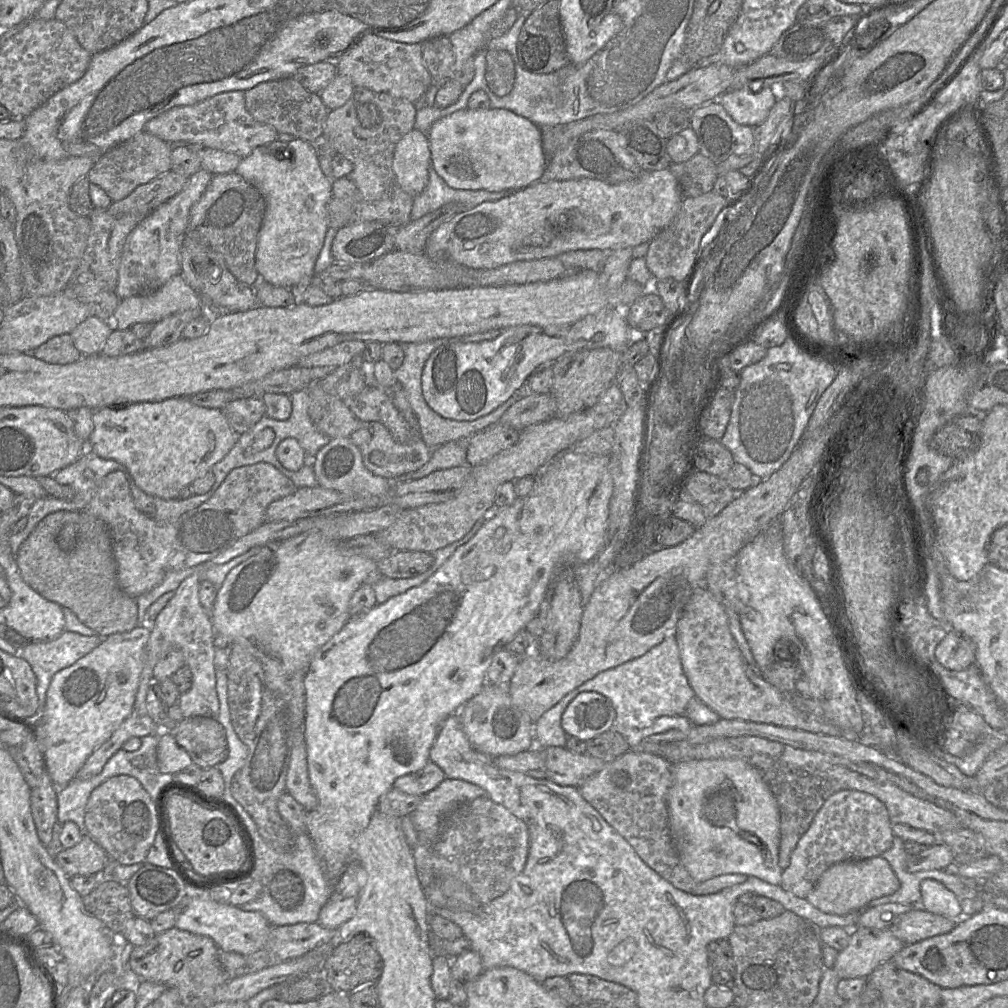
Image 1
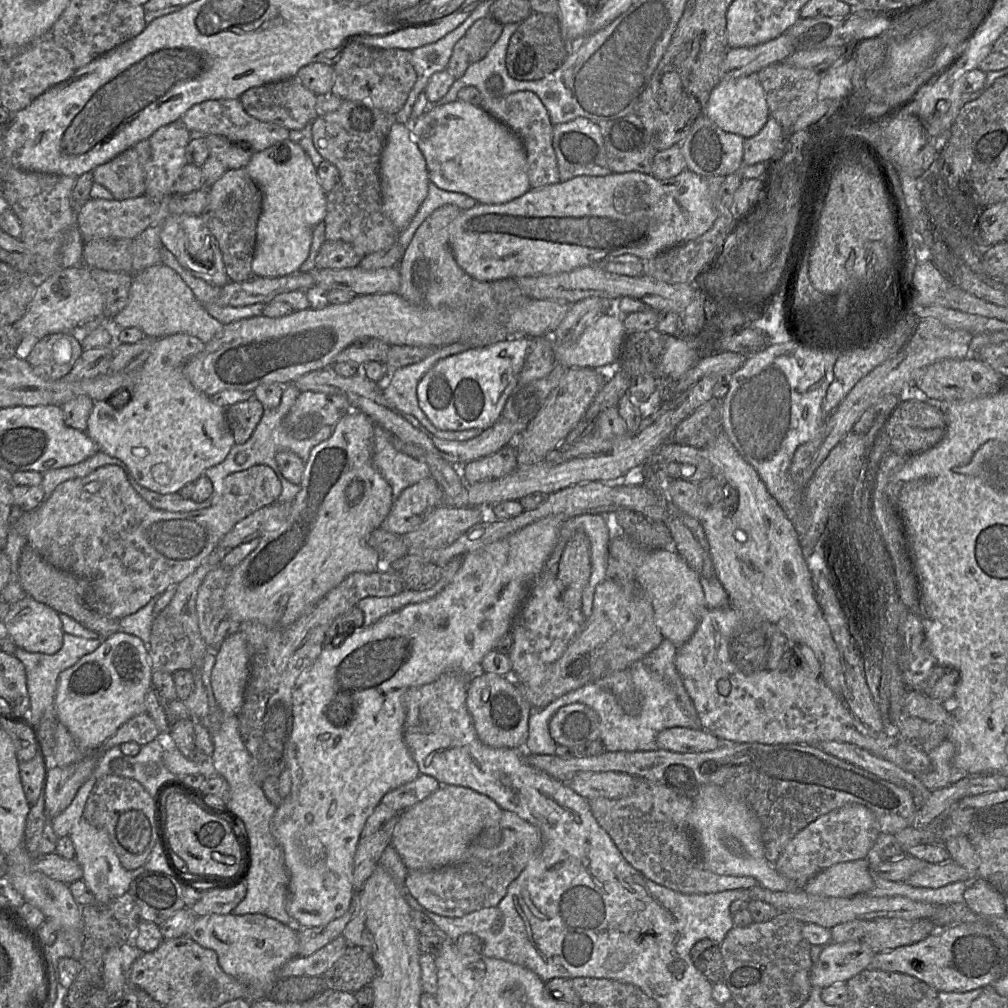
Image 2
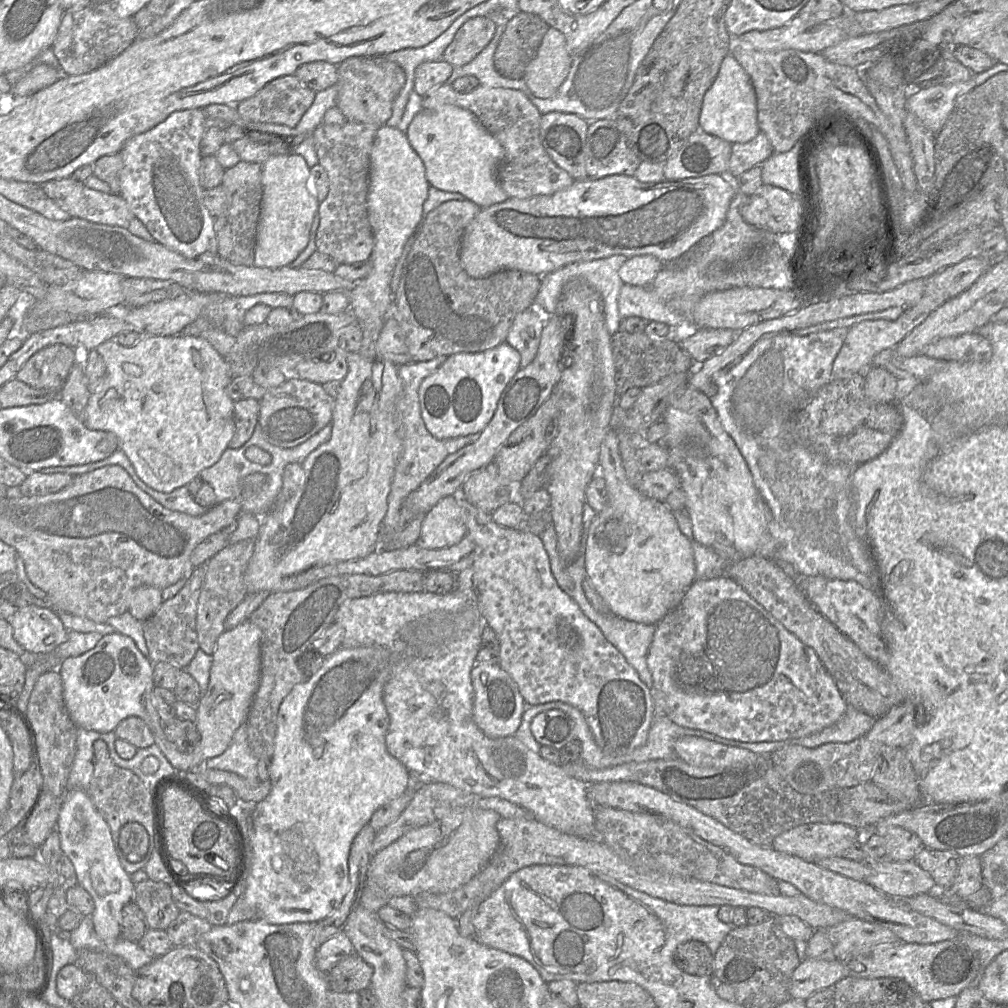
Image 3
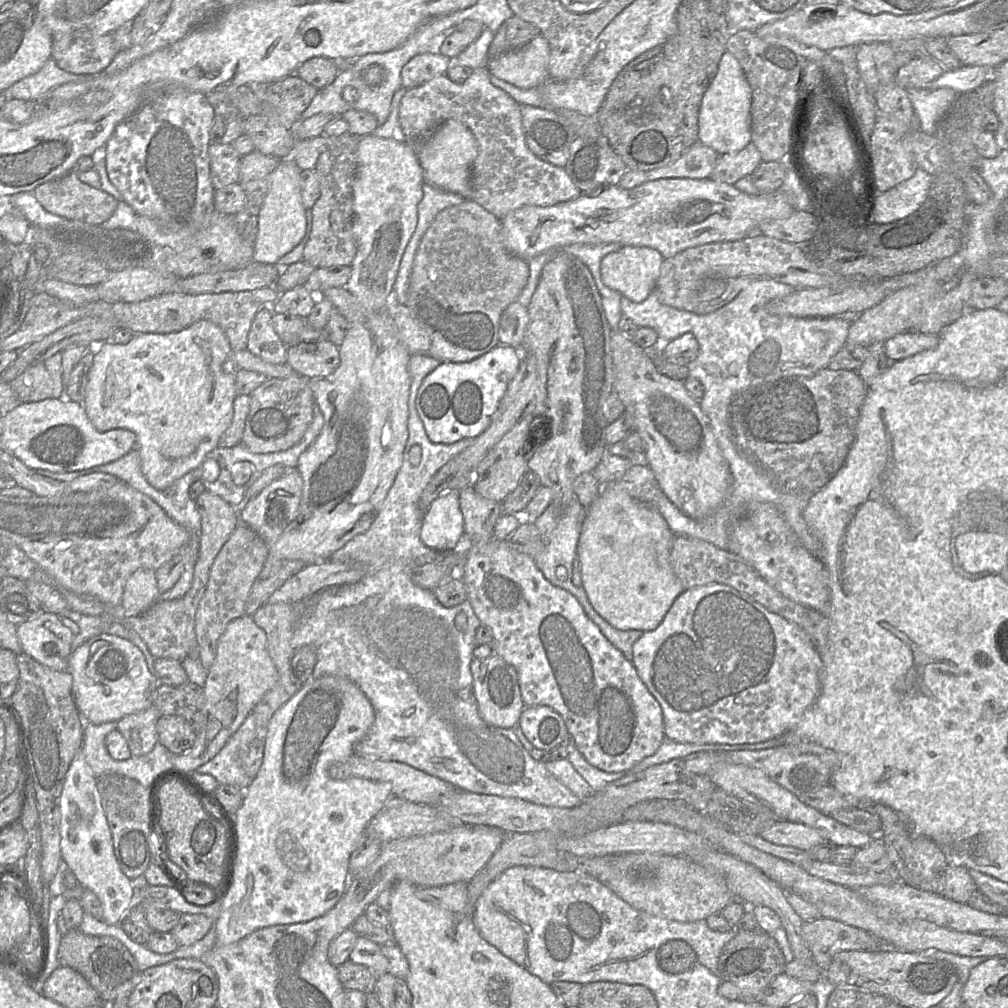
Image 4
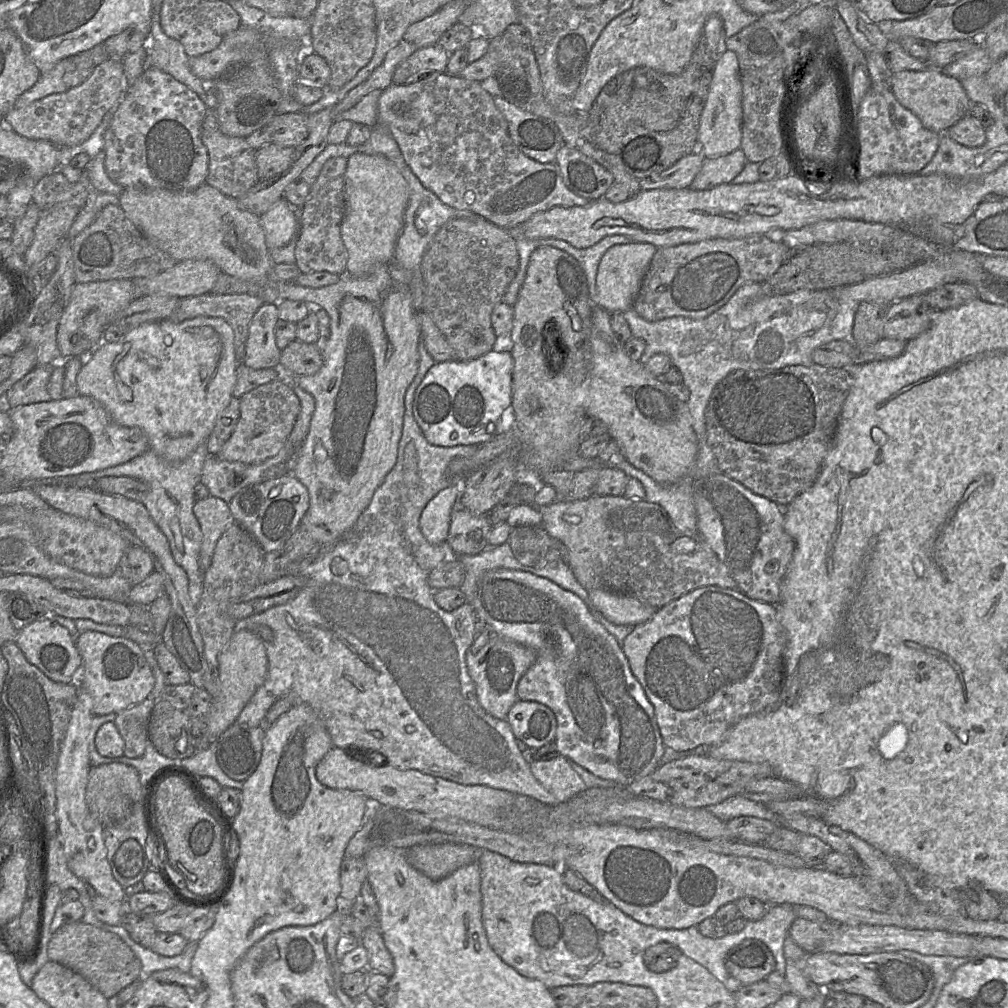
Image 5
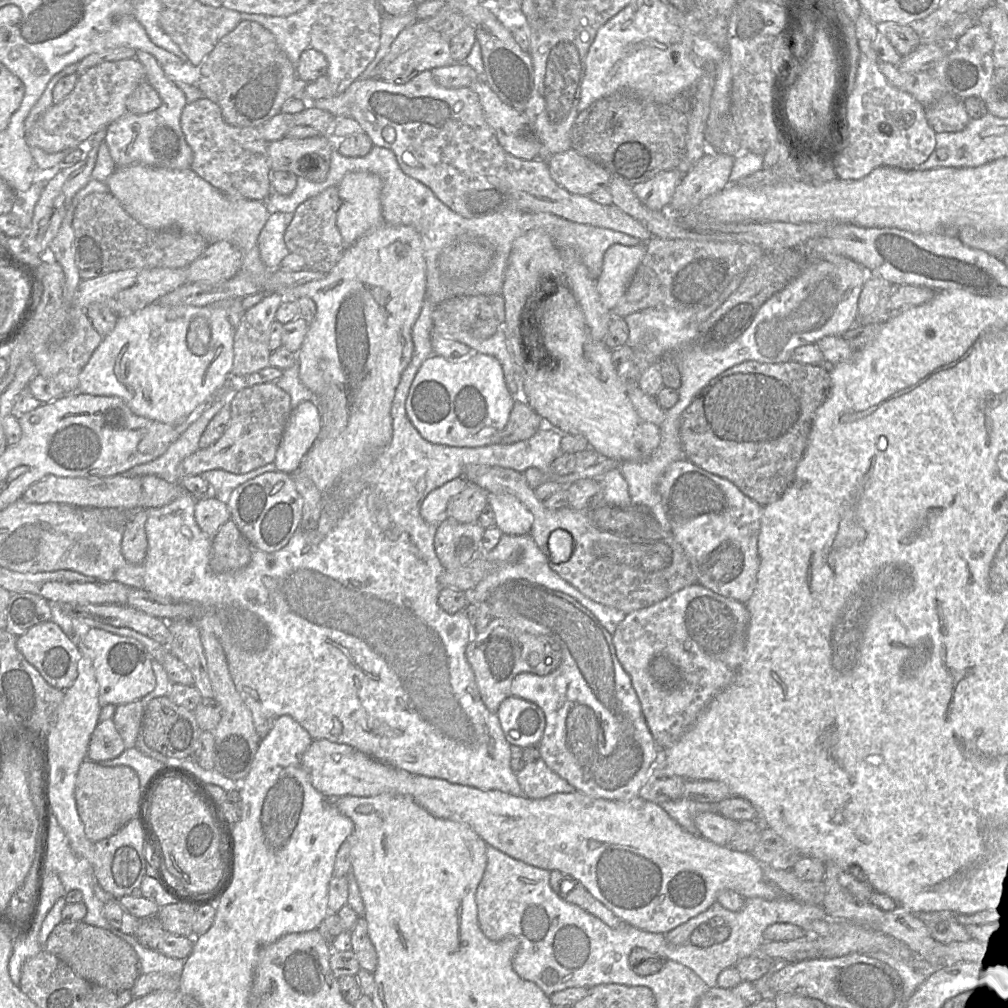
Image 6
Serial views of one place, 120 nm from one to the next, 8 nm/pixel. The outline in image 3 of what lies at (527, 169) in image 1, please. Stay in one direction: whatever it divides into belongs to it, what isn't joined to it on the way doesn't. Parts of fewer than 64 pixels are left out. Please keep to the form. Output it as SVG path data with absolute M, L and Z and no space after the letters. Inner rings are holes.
M450 104L422 109L414 116L406 134L424 164L430 186L444 192L460 193L481 209L509 198L497 178L503 148L470 111Z

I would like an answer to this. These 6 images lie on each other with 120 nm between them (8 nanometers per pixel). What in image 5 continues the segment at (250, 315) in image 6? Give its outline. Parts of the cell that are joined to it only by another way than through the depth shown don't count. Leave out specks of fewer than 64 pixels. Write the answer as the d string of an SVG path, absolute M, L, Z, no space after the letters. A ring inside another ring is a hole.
M264 303L255 312L245 345L242 365L252 369L280 367L281 350L276 345L277 303Z

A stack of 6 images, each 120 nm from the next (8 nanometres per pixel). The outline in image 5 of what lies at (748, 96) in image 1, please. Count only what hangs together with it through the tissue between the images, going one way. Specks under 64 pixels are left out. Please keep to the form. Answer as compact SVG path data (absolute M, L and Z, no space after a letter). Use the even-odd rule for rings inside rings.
M726 50L716 62L698 128L698 149L705 158L727 155L740 148L742 138L742 84L738 58Z

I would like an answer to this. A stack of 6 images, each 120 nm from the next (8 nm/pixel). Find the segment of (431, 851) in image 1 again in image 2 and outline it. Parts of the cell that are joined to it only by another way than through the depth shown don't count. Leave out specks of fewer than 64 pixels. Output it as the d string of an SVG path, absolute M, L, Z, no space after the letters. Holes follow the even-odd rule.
M503 810L499 823L484 829L459 861L435 870L409 871L405 880L405 890L426 911L444 917L462 917L483 908L496 906L505 896L510 883L519 876L541 845L541 832L536 826L514 812Z

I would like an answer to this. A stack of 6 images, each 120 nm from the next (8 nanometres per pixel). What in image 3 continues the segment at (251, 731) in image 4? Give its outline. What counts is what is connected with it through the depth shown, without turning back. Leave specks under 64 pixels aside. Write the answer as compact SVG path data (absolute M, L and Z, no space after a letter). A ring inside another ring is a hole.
M243 723L233 734L226 750L216 757L207 759L205 767L229 771L248 782L257 782L257 760L249 748L247 727L246 723Z

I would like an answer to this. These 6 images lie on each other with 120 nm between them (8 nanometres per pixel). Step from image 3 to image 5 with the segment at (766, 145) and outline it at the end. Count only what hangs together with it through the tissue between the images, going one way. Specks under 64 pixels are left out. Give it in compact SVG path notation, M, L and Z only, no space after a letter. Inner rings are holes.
M740 148L727 155L706 157L689 188L701 191L729 184L743 170L746 162L745 154Z

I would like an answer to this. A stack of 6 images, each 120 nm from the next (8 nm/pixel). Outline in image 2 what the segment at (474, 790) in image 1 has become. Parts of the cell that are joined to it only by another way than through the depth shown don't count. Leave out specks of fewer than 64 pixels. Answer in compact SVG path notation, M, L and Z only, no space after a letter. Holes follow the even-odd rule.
M440 785L431 795L400 813L390 844L409 871L439 869L462 859L484 829L499 823L502 812L494 800L470 788Z

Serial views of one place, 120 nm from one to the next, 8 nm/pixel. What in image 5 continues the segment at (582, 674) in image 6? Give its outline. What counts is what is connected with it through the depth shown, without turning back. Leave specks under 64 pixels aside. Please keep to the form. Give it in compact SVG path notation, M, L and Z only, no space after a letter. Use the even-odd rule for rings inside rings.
M498 568L484 572L477 581L472 604L475 612L487 623L492 632L504 639L524 645L536 652L536 661L520 678L516 694L522 701L535 701L547 706L557 720L557 731L554 743L559 755L574 762L595 776L610 780L620 787L626 787L633 781L651 774L662 762L666 748L656 722L653 705L648 700L642 686L633 675L628 660L616 639L590 614L585 603L573 592L565 590L552 581L525 571Z

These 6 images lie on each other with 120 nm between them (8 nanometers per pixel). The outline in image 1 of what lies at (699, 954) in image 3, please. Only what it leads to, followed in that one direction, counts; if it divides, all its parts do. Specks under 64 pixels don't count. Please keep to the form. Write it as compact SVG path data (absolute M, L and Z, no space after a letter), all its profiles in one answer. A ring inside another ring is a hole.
M728 938L710 942L707 956L713 983L731 988L735 977L735 961Z

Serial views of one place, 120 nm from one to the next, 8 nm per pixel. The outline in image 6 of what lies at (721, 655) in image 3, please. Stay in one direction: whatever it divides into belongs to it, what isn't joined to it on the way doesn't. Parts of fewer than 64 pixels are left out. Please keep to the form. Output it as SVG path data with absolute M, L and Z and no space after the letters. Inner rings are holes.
M694 584L652 606L626 614L618 625L612 635L616 656L631 678L648 728L660 749L672 747L709 703L734 682L745 654L748 623L744 603Z

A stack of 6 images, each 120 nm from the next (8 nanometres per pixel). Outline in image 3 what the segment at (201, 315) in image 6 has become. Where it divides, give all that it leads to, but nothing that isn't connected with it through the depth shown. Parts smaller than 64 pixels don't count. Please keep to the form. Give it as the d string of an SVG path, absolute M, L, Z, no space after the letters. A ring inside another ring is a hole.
M181 333L143 335L132 346L122 346L111 339L97 346L96 351L105 363L106 376L100 385L94 385L84 425L90 430L114 433L119 449L148 487L162 493L172 492L218 462L235 429L234 401L226 392L232 376L224 357L207 340Z

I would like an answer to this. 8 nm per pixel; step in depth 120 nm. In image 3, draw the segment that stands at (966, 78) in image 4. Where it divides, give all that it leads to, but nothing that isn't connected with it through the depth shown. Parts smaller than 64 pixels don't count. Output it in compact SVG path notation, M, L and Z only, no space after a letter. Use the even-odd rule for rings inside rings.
M975 75L966 82L911 90L906 99L906 110L913 113L936 137L950 116L955 103L974 87Z

